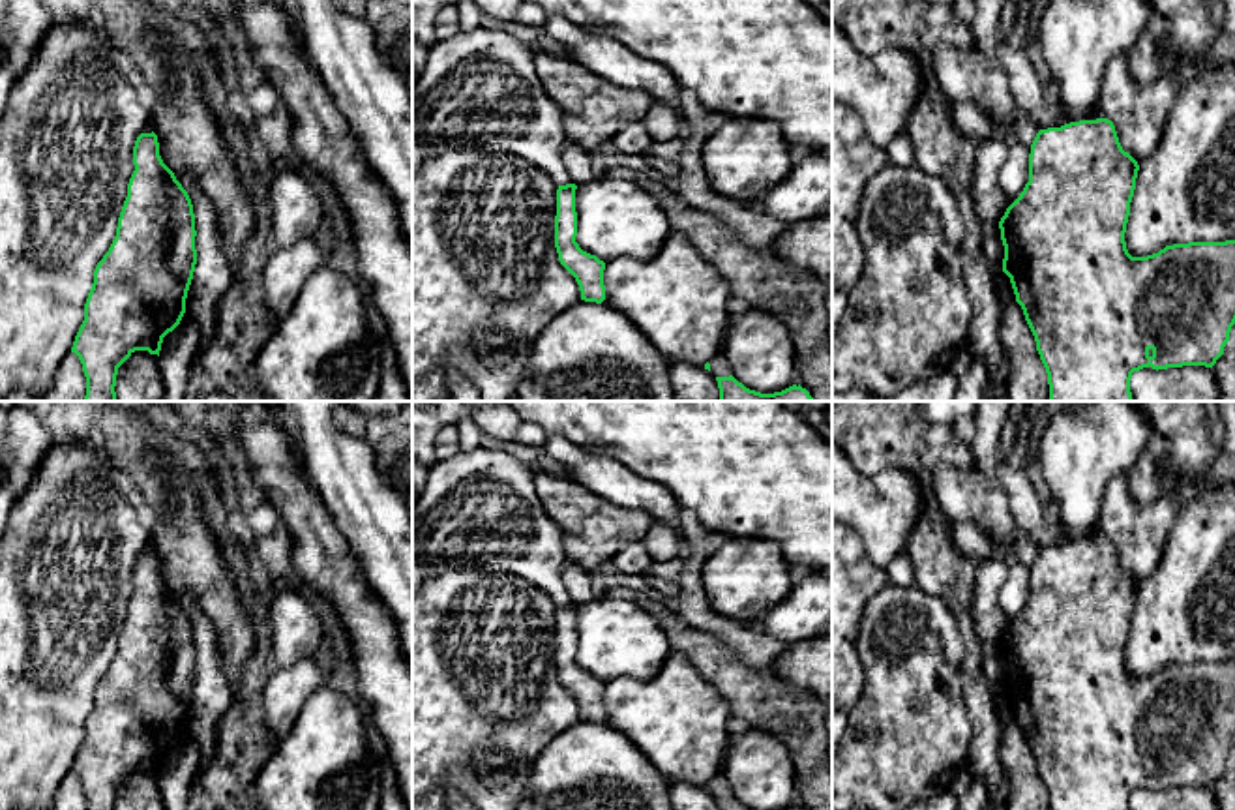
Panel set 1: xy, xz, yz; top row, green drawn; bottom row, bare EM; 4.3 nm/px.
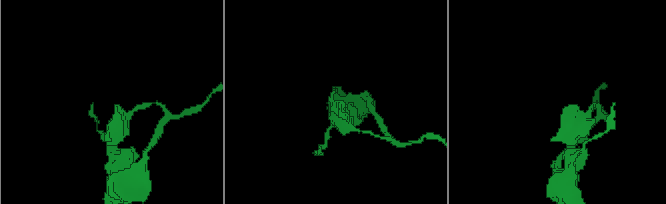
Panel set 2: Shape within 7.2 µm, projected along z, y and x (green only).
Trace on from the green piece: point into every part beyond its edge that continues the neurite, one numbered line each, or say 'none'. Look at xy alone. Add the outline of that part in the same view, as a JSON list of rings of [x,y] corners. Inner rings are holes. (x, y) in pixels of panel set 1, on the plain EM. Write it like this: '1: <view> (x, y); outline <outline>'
none

